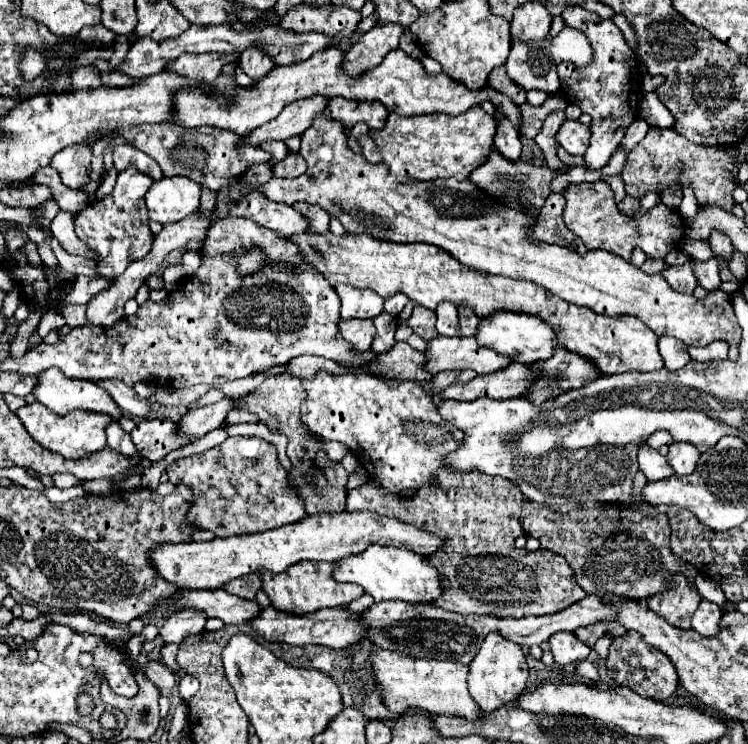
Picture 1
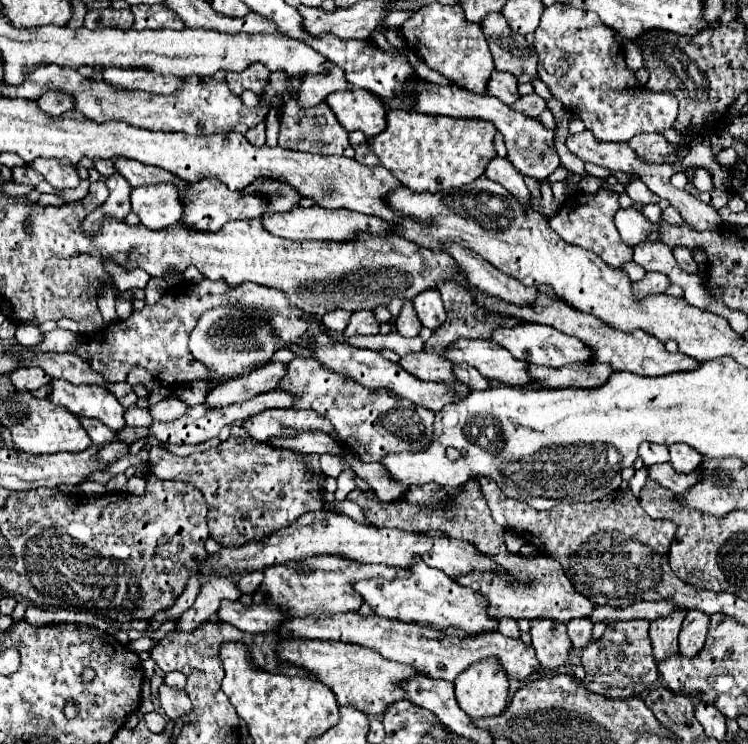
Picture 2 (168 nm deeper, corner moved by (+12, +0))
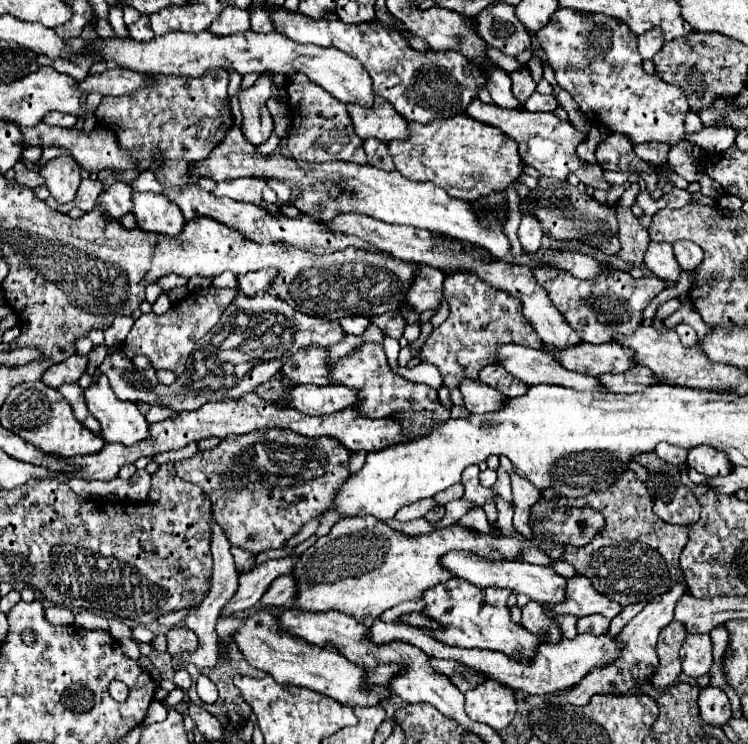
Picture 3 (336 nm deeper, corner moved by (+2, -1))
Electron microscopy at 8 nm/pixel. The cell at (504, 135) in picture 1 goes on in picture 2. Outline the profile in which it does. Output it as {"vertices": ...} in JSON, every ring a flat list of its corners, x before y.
{"vertices":[[500,157,492,159,492,163,486,169,486,177,490,181,500,183,504,189,508,189,508,193,518,199,524,213,530,209,530,205,532,205,530,203,530,191,524,183,524,177,508,163,508,159,500,159]]}

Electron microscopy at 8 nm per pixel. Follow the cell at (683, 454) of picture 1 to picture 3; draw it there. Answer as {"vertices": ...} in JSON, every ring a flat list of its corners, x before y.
{"vertices":[[698,446,698,448,692,448,688,452,688,458,686,458,686,464,694,470,698,470,700,474,704,476,724,476,730,472,732,464,728,462,728,458,710,448,710,446]]}

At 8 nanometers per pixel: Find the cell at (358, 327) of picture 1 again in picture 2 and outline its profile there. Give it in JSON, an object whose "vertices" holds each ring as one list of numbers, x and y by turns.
{"vertices":[[356,311,344,331,346,337,352,335,376,335,380,331,380,323,372,311]]}

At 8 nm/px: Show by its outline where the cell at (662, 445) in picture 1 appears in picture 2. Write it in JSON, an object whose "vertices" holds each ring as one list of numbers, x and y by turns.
{"vertices":[[642,443,640,449,638,449,638,455,640,455,640,459,644,461,644,467,652,467,652,465,656,465,656,463,666,463,666,461,670,461,668,447,664,447,664,445,654,445,654,443]]}

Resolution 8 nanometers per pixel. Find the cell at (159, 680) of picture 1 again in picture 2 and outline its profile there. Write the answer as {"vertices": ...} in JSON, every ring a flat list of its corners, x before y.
{"vertices":[[166,685,160,687,160,705,170,719,178,719,182,715,192,713,192,703,190,703,186,691,170,689]]}

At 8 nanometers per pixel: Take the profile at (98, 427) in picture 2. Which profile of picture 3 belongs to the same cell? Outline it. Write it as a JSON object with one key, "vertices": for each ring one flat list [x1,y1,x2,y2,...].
{"vertices":[[64,384,58,388,58,392,70,402,72,410,74,410,74,416,76,420,80,420,86,428,90,428,94,434,100,434,102,436,102,430,100,430,100,424,98,420,94,420,86,408,86,402,84,402,84,396,82,396,82,388,78,384]]}

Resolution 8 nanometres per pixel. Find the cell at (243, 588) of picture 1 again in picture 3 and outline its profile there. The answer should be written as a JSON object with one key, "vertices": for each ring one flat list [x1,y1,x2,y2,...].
{"vertices":[[290,574,286,576,278,576,270,588,264,592,262,596,262,606,286,606,288,608,294,604,294,596,296,596,296,582]]}

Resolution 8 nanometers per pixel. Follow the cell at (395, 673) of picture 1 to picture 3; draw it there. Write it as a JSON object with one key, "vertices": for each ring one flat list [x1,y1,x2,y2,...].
{"vertices":[[262,610,246,620,244,626,240,626,234,634,234,640,240,648,240,652,246,656,246,660,258,668,270,674,278,684,294,684,304,686,316,692,322,692,326,696,332,696,334,700,356,708,356,706,380,706,382,702,390,700,392,690,382,686,368,686,364,670,356,664,350,664,338,652,338,648,318,648,318,644,310,644,298,636,292,636,290,632,284,632,274,616,268,610]]}

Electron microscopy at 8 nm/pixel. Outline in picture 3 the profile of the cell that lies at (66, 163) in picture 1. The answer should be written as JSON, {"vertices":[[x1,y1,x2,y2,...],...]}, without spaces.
{"vertices":[[64,154,54,160,48,160,48,164,40,170,40,174,44,176,46,186,50,188,50,194,60,204,74,200,82,176,80,176,80,166,74,162,72,156]]}

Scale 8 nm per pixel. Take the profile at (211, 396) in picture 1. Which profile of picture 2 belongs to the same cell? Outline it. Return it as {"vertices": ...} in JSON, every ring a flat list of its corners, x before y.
{"vertices":[[170,397,170,399,162,399,160,403,152,405,148,411,154,421,174,421,174,419,180,419,180,415,184,415,186,409,188,407,184,407,184,403,180,403,180,399]]}

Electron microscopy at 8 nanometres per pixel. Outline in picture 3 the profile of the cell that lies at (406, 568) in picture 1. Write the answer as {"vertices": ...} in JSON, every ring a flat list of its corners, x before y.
{"vertices":[[456,576,446,580,446,584,436,584,434,588,422,592,422,614,434,616,434,620,442,624,442,632,426,634,434,636,438,642,444,642,448,646,498,650,514,658,520,656,520,660,526,662,534,656,534,650,542,642,542,638,510,620,510,610,506,608,506,600,510,594,512,592,508,588,480,588]]}

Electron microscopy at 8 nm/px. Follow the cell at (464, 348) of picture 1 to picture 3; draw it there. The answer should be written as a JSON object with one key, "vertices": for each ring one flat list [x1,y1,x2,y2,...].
{"vertices":[[504,344,498,350,498,364,506,372,514,374,524,384,560,384,576,390,600,390,596,378,570,372,560,366,552,354,534,348,522,348,518,344]]}

